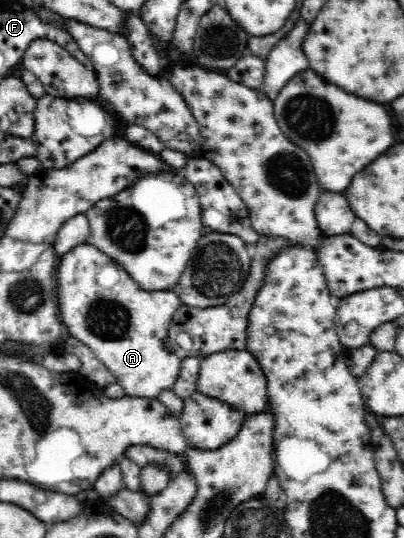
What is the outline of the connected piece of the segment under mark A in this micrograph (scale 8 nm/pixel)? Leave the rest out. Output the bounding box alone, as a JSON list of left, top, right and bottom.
[56,241,182,399]

